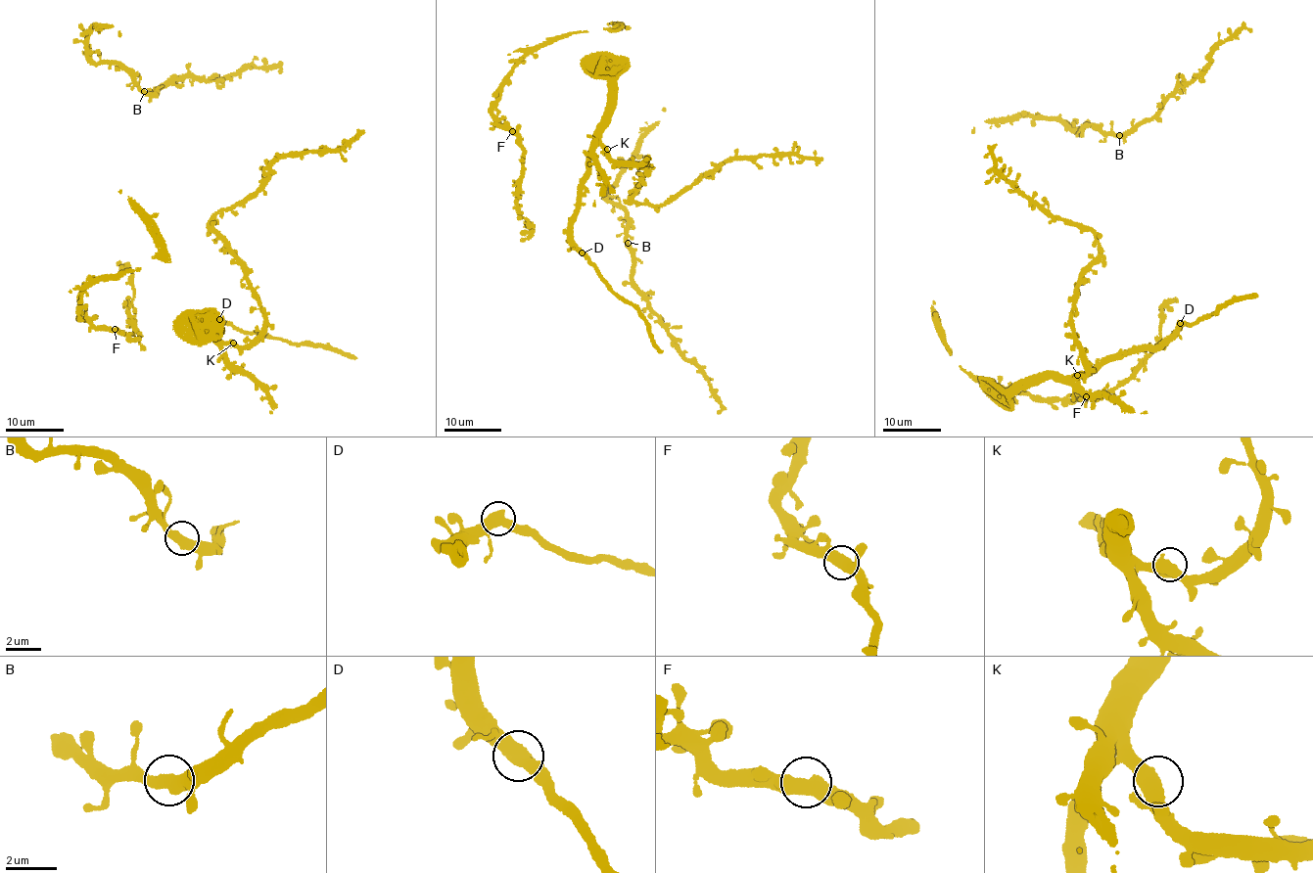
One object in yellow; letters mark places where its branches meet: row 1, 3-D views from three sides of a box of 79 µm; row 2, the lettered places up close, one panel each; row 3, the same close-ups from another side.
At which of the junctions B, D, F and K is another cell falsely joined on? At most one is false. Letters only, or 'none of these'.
D

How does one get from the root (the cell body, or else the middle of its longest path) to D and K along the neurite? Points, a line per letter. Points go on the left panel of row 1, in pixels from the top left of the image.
D: (264, 319), (259, 334), (243, 346), (216, 339), (207, 327), (209, 332), (207, 329), (218, 319)
K: (264, 319), (262, 328), (250, 343), (243, 346), (233, 343)

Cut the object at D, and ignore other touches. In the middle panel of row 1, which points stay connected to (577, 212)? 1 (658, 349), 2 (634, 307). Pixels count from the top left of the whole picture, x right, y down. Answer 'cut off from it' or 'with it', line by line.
1: cut off from it
2: cut off from it

